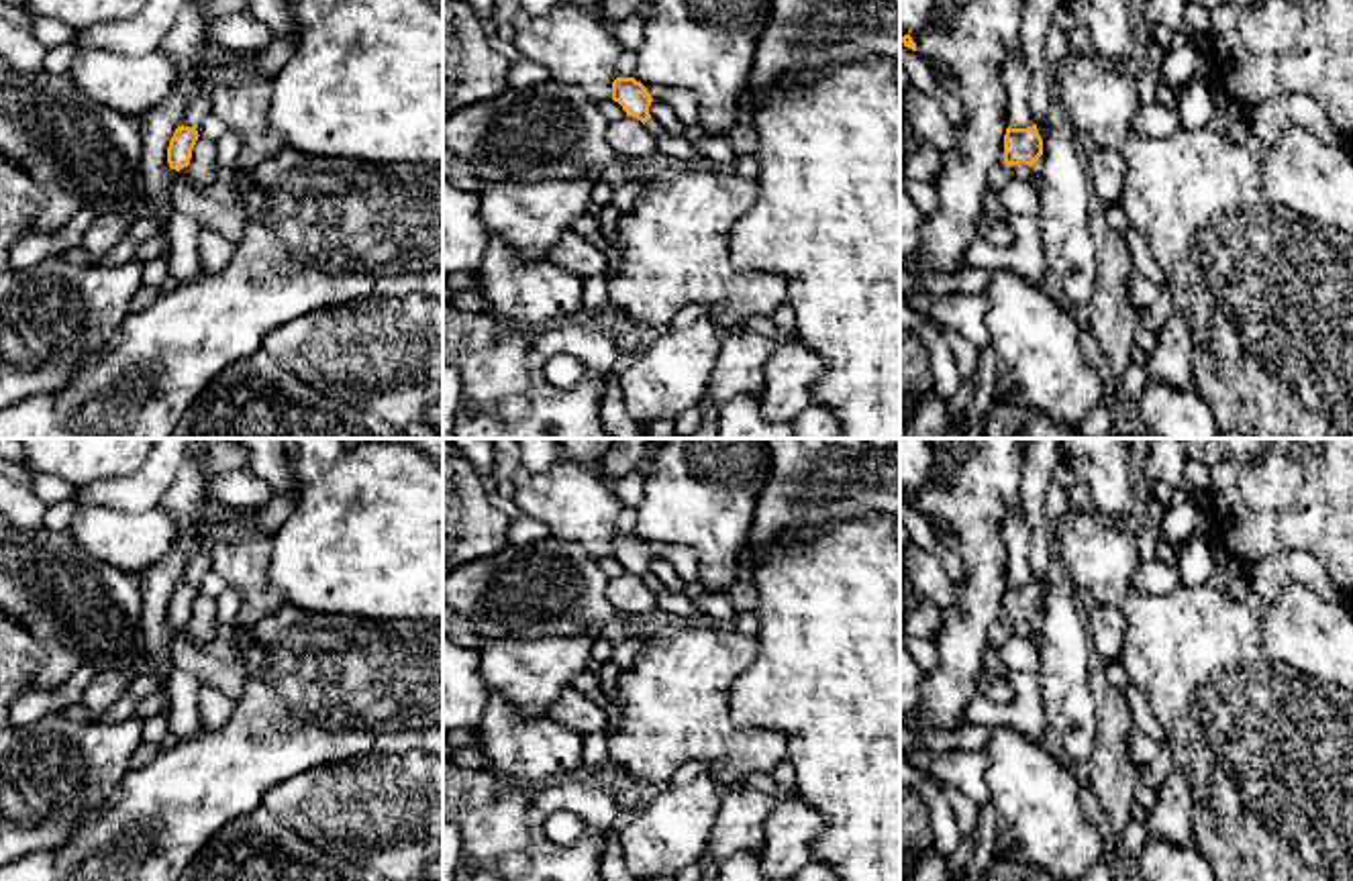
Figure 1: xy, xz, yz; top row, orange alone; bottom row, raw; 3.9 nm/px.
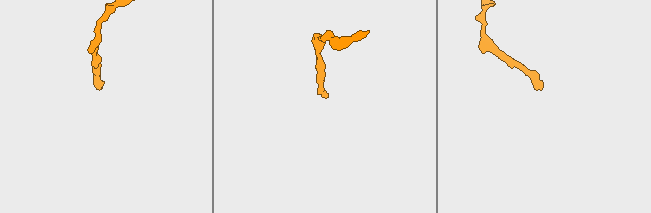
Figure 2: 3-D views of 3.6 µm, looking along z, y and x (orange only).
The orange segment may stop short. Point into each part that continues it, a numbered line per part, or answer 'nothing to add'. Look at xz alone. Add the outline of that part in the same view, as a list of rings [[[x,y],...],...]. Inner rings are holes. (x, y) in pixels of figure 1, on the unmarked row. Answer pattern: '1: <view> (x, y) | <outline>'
1: xz (666, 600) | [[[649,575],[645,579],[649,589],[655,595],[657,608],[663,612],[671,612],[678,616],[698,616],[700,610],[694,600],[686,598],[684,593],[669,591],[659,579]]]

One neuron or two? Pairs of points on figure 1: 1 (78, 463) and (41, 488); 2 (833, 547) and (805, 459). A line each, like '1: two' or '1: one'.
1: two
2: two

